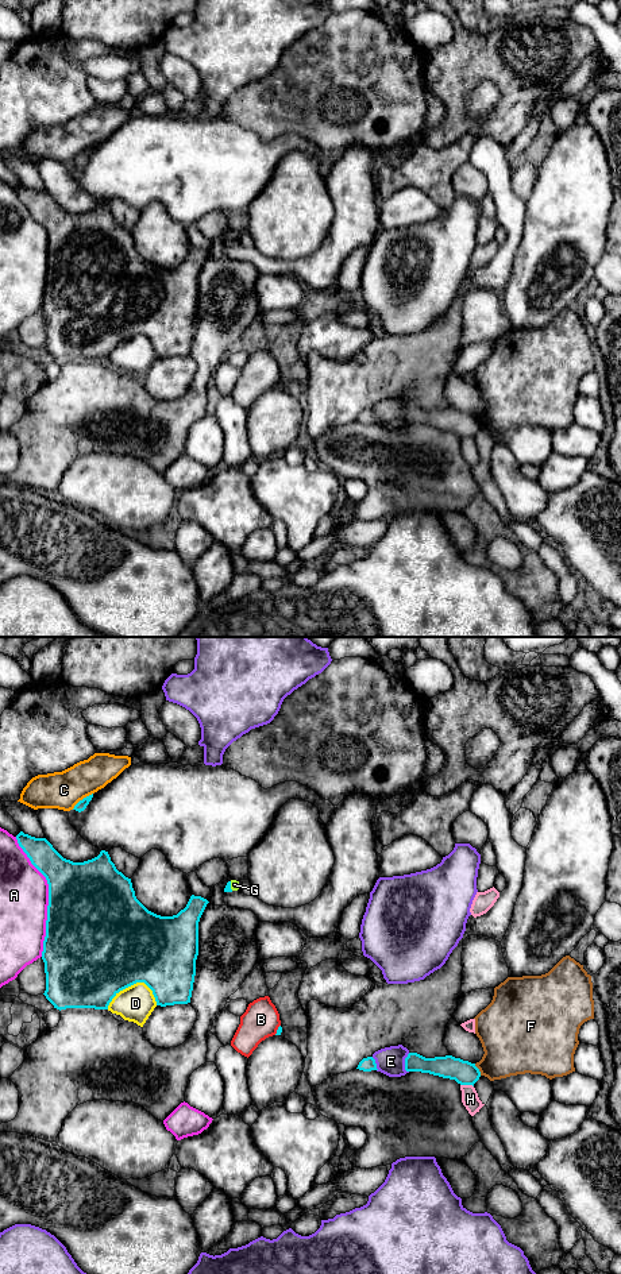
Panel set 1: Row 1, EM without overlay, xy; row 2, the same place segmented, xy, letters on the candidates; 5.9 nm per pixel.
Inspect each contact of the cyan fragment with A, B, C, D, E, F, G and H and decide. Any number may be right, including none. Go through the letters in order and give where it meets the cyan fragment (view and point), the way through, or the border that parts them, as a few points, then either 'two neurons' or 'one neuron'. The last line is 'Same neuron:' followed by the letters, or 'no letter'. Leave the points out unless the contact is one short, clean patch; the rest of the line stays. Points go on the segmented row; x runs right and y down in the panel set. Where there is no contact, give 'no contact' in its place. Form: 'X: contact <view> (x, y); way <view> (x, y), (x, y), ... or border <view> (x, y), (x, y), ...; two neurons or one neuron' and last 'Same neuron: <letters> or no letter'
A: contact xy (49, 896); two neurons
B: contact xy (277, 1030); two neurons
C: contact xy (83, 799); two neurons
D: contact xy (132, 984); two neurons
E: contact xy (405, 1062); two neurons
F: contact xy (478, 1069); border xy (474, 1064), (481, 1074); two neurons
G: contact xy (230, 885); way xy (227, 888), (230, 885), (234, 884); one neuron
H: contact xy (467, 1084); two neurons
Same neuron: G

